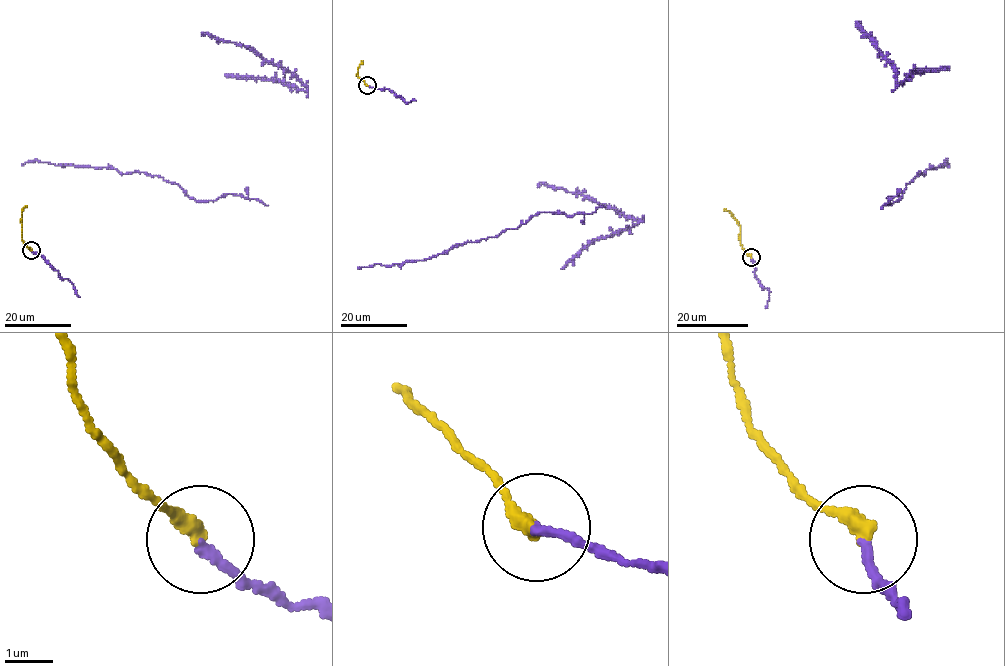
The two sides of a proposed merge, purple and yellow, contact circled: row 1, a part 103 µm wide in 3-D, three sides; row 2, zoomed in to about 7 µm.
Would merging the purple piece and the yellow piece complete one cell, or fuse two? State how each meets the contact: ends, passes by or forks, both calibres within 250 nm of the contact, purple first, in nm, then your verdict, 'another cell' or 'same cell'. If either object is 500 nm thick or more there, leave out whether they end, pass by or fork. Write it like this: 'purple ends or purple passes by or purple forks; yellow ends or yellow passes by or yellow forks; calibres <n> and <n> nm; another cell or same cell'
purple ends; yellow ends; calibres 180 and 360 nm; another cell

